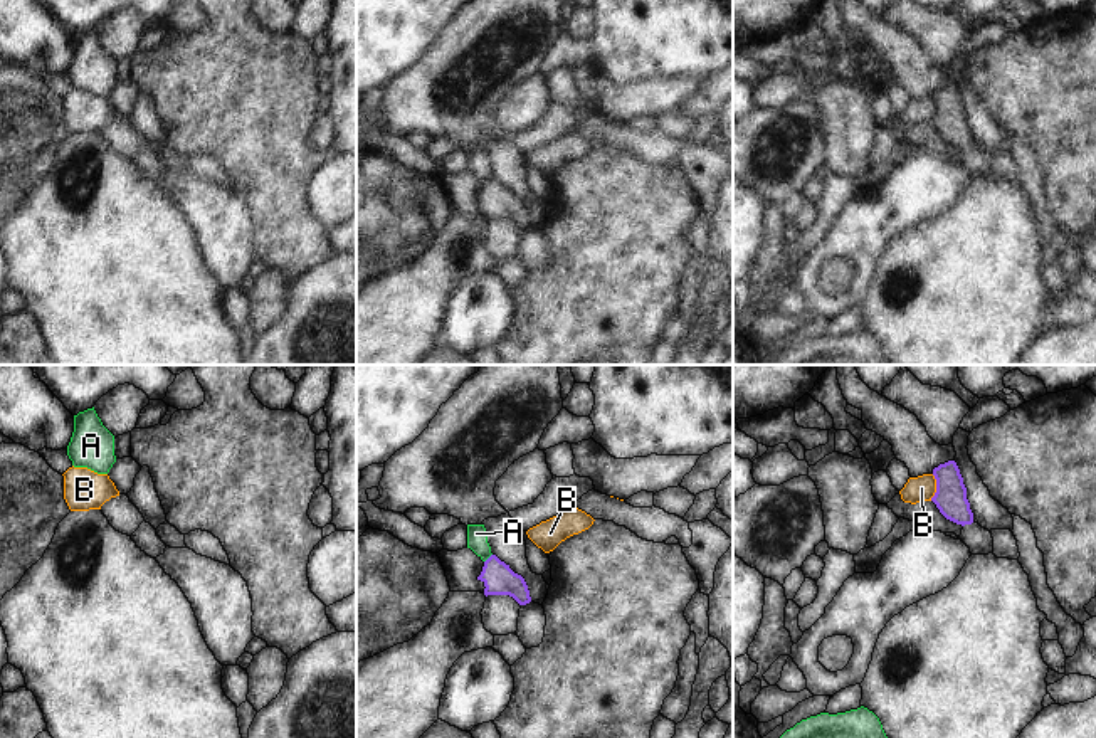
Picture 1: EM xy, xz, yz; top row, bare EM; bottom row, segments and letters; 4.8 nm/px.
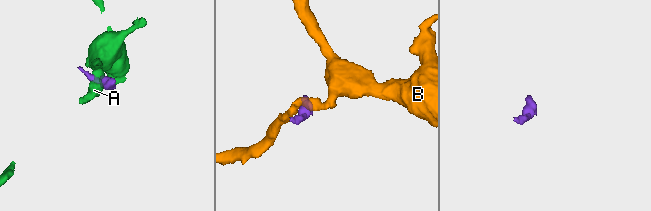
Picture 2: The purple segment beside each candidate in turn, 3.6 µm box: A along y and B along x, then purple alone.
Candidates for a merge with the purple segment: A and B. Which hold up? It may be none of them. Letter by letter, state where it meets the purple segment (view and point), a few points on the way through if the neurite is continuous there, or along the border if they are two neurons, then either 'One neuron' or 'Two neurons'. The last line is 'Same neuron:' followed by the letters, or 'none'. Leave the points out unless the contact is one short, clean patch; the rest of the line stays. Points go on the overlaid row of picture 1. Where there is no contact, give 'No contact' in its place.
A: Touches purple at xz (488, 558). Boundary: xz (491, 553), (484, 562). Two neurons
B: Touches purple at yz (937, 488). Boundary: yz (933, 474), (935, 495), (930, 500). Two neurons
Same neuron: none

